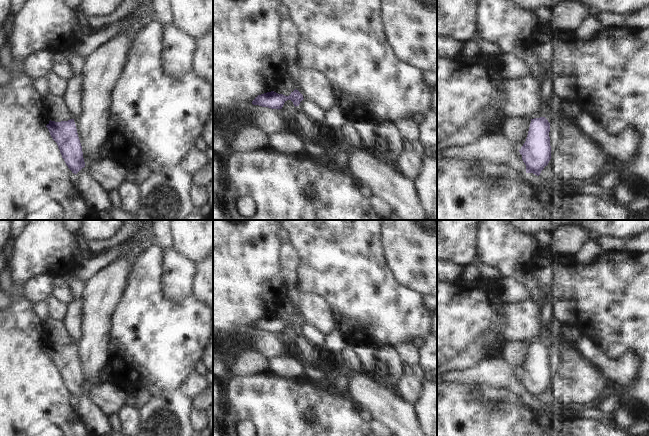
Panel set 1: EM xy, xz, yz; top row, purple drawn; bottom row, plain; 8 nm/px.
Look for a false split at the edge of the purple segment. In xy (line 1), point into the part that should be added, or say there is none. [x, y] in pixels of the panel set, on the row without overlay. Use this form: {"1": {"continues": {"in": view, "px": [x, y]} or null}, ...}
{"1": {"continues": null}}

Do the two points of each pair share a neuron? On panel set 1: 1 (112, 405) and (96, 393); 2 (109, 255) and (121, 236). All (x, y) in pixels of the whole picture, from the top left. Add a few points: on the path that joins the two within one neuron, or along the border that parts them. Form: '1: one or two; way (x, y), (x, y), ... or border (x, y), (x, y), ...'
1: one; way (108, 401), (100, 394)
2: two; border (131, 238), (98, 253)

